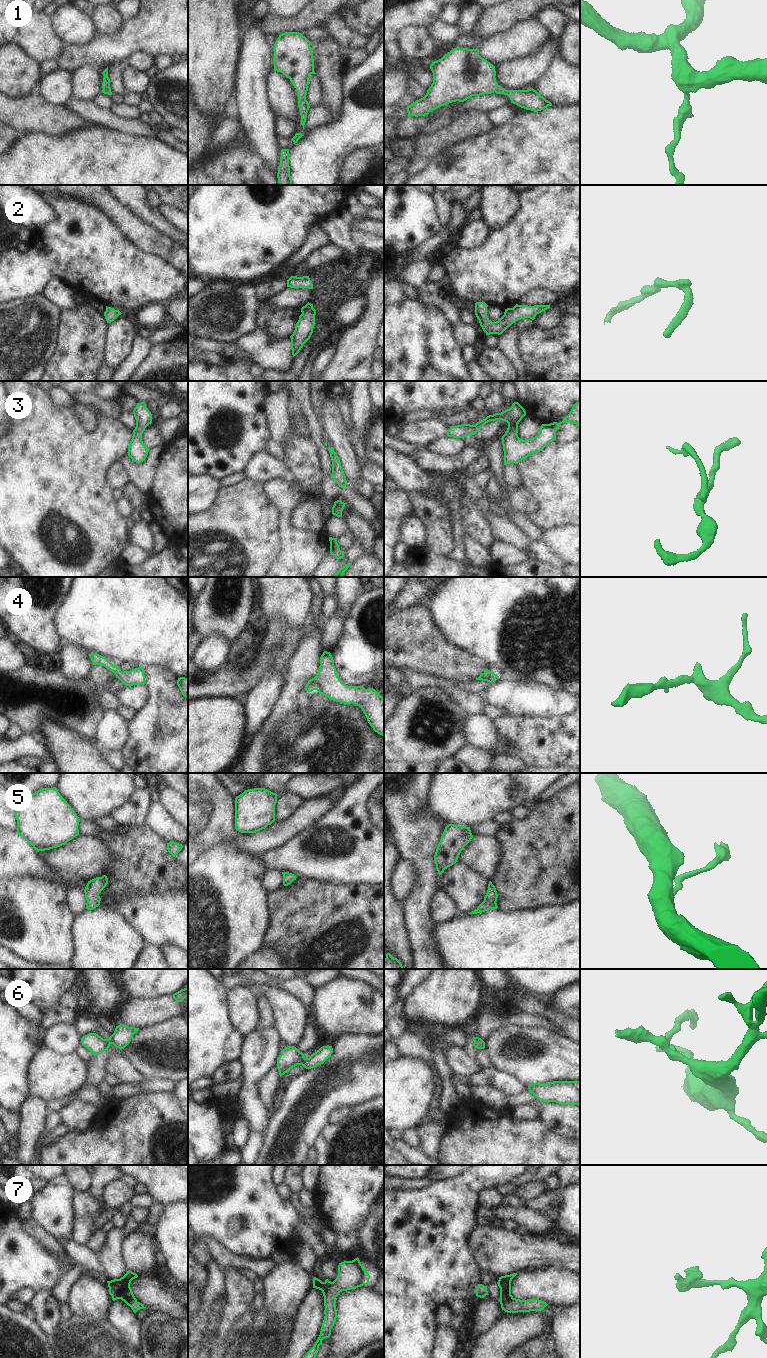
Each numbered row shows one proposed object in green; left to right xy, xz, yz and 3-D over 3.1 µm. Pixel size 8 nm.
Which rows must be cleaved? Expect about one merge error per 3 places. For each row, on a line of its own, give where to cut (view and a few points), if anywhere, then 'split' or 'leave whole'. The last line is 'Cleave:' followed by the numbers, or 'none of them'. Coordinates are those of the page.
1: no cut | leave whole
2: no cut | leave whole
3: no cut | leave whole
4: no cut | leave whole
5: no cut | leave whole
6: no cut | leave whole
7: no cut | leave whole
Cleave: none of them

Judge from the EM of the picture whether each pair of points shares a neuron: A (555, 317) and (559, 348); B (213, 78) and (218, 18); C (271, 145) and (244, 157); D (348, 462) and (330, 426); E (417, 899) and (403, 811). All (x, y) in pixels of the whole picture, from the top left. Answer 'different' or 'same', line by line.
A: different
B: same
C: different
D: same
E: same

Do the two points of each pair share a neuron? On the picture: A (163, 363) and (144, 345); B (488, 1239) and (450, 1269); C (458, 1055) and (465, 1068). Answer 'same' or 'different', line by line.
A: different
B: different
C: same

